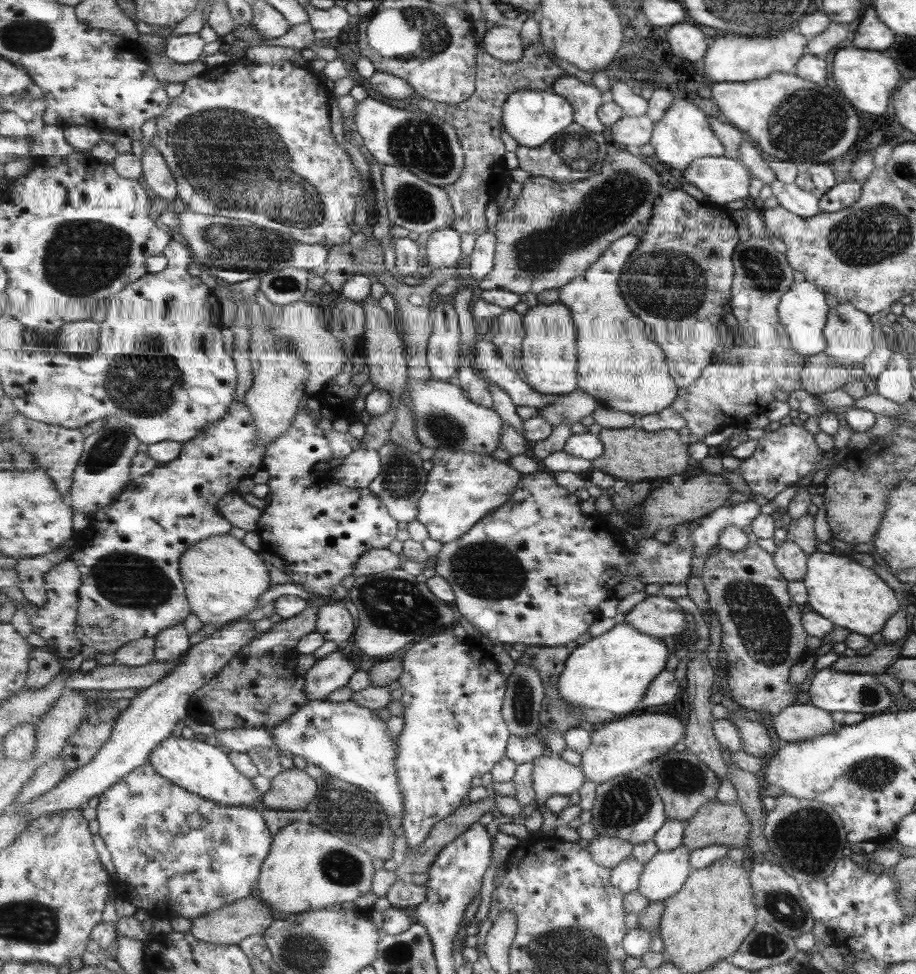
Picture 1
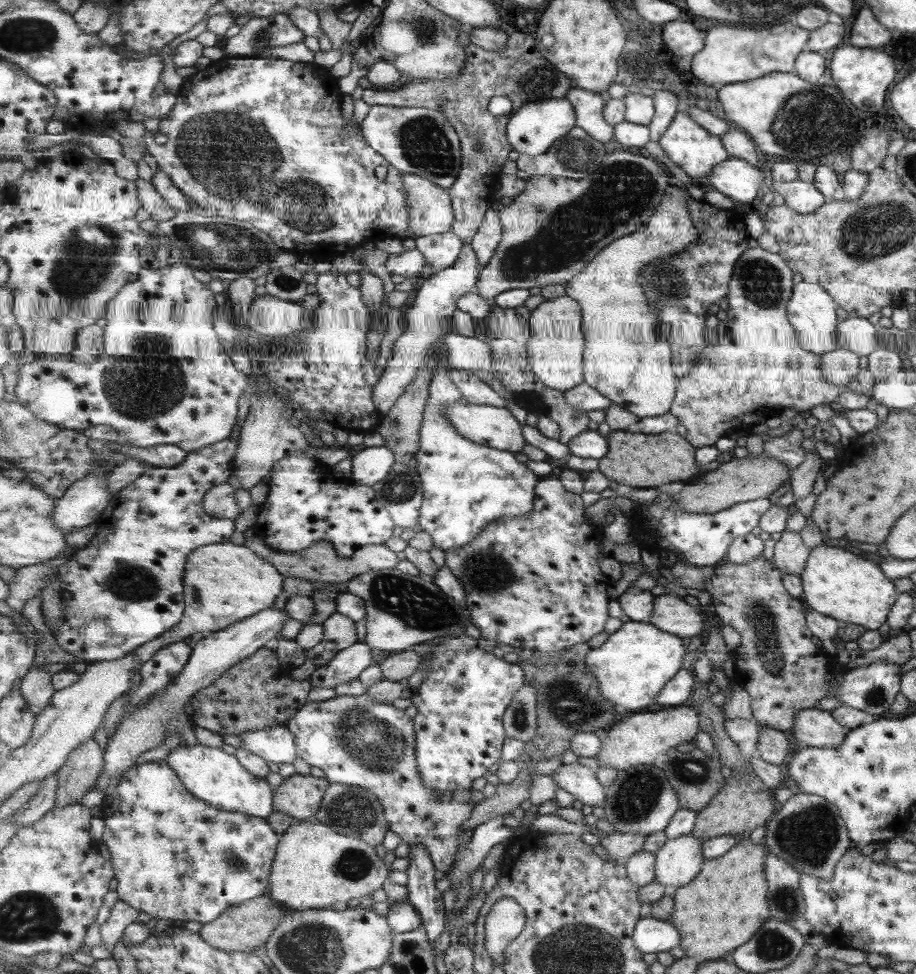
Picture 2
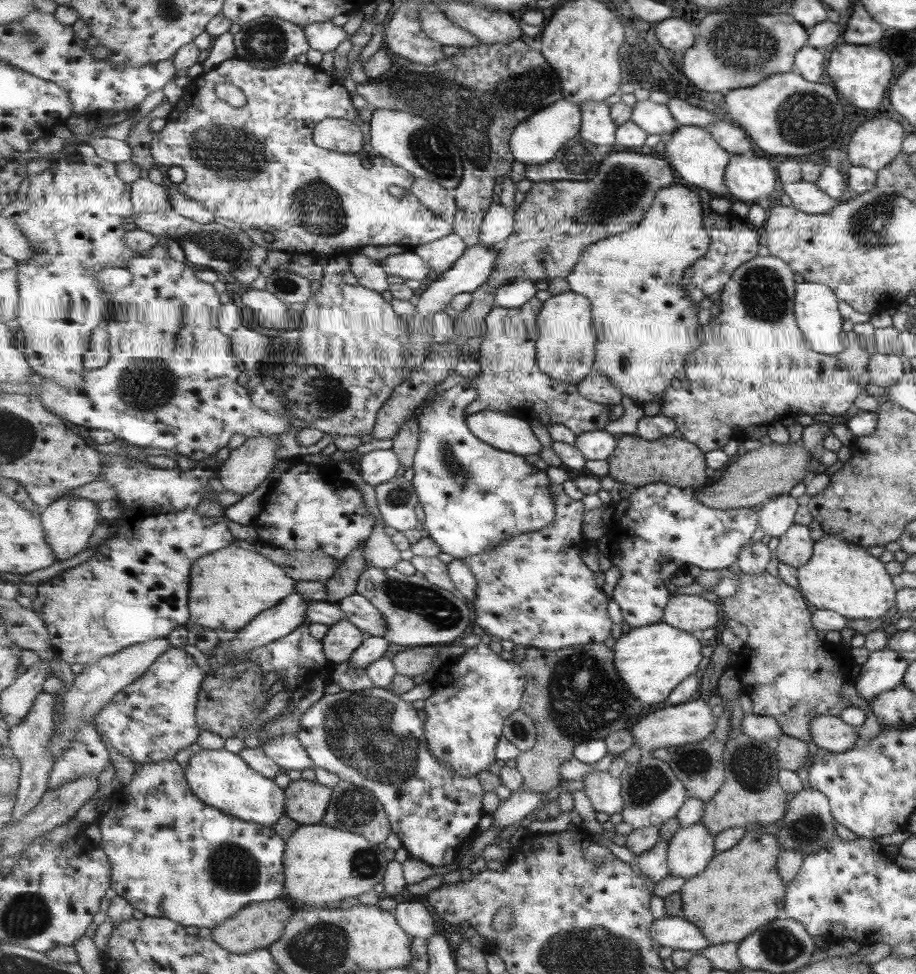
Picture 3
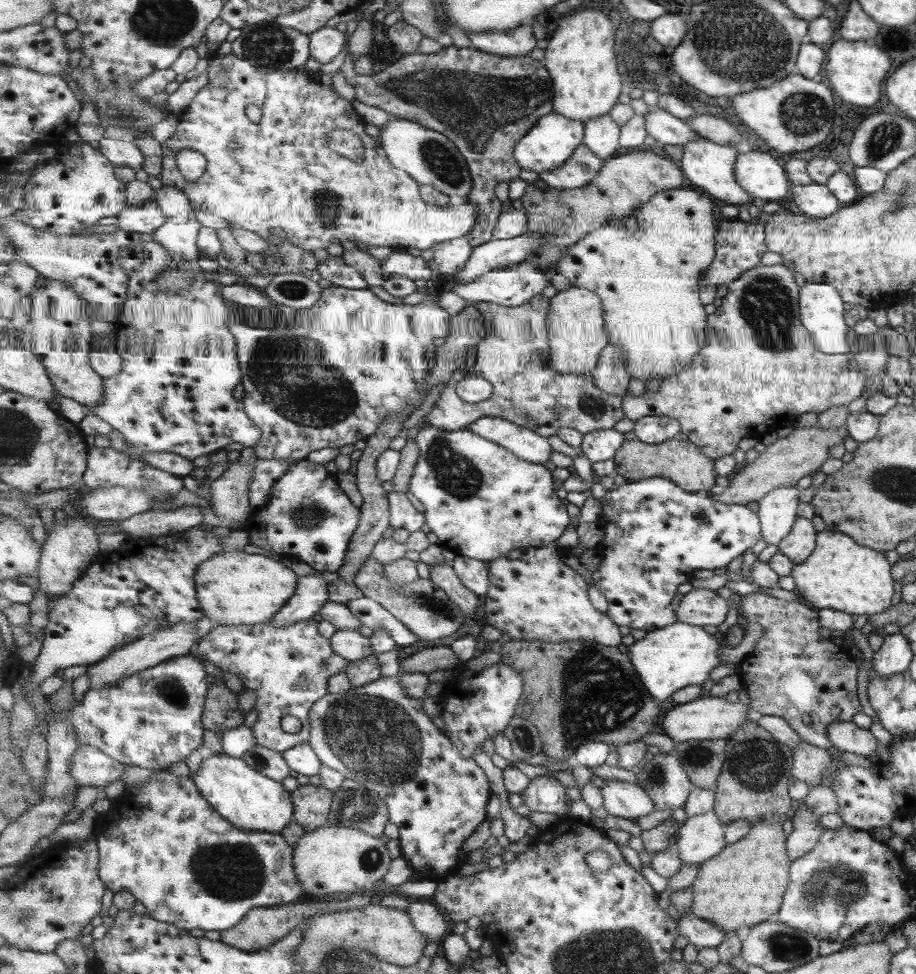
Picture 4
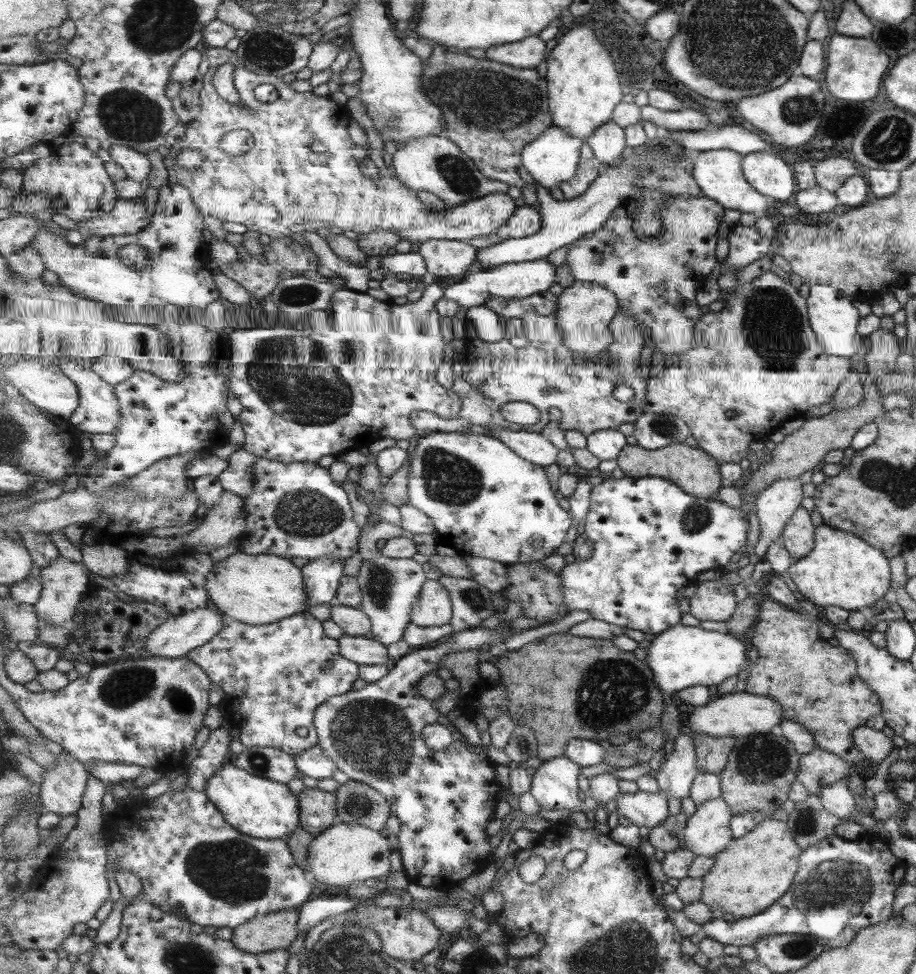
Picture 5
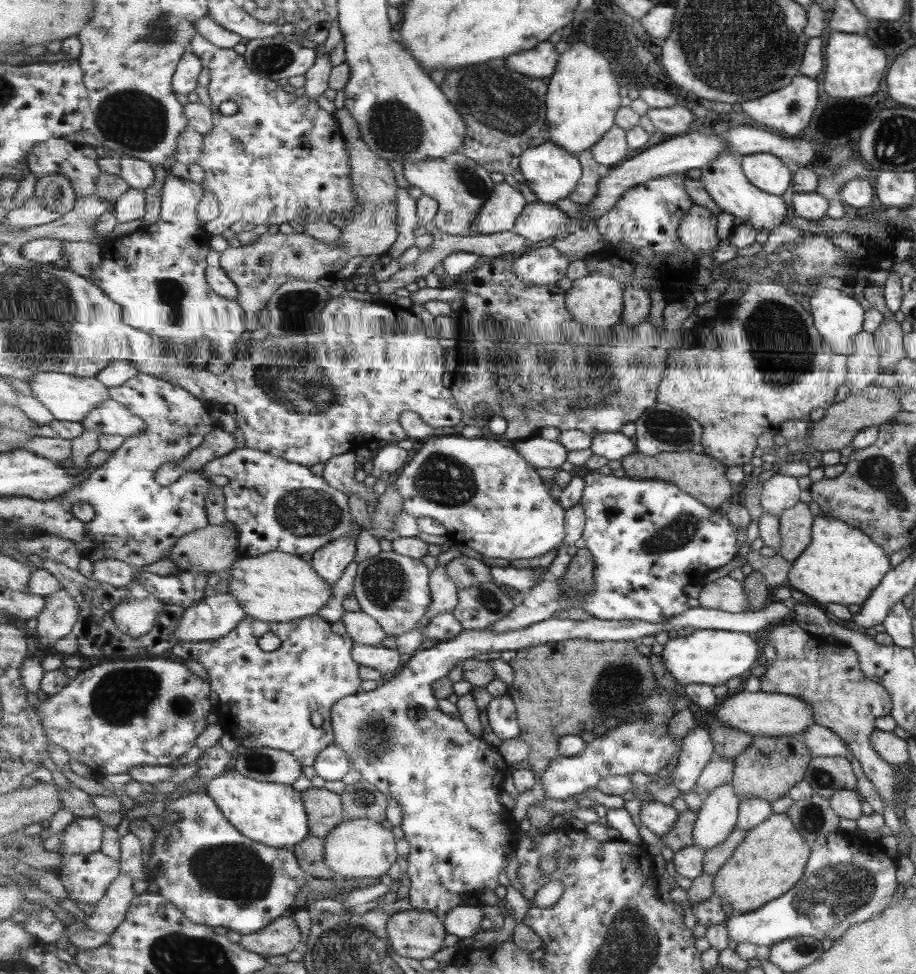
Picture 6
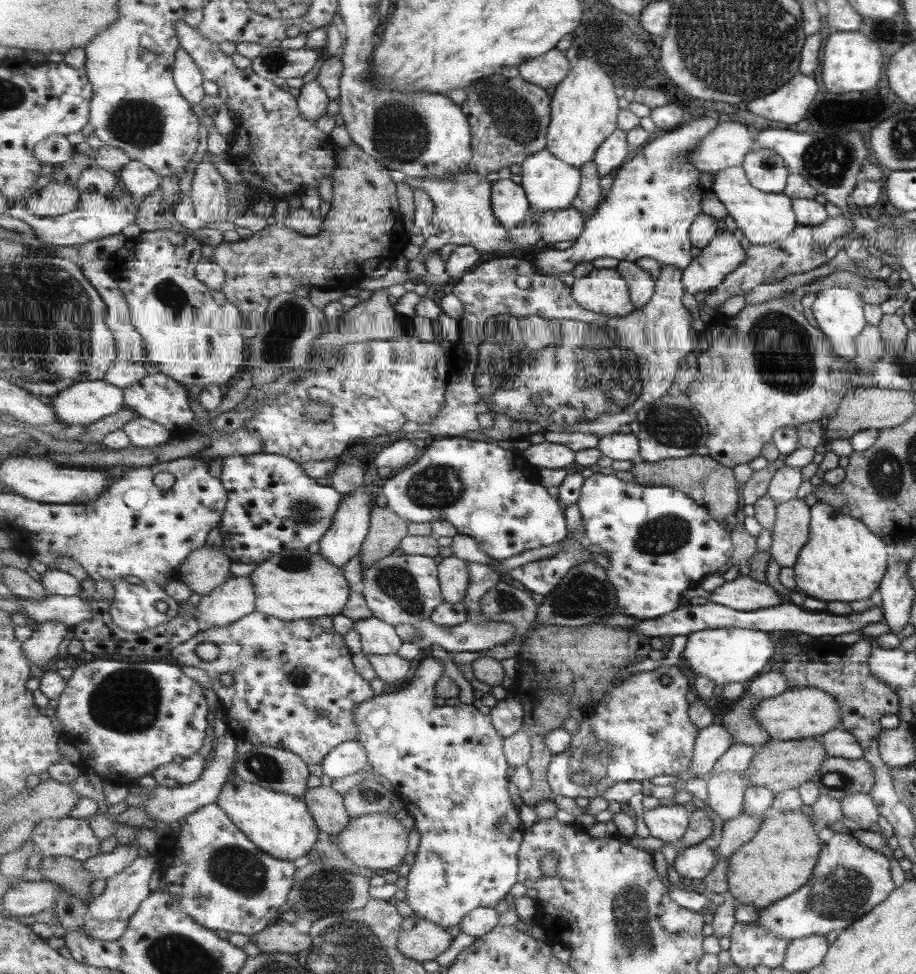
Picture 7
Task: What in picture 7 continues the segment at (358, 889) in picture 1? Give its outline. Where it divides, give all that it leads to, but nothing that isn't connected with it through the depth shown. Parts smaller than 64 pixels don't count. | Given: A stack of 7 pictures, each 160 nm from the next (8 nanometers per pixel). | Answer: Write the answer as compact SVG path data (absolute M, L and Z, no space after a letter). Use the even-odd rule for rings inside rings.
M389 812L367 814L353 819L349 826L337 835L337 839L340 850L349 862L381 873L387 871L398 873L399 868L404 864L403 858L409 852L407 834L405 828L397 822L397 818Z

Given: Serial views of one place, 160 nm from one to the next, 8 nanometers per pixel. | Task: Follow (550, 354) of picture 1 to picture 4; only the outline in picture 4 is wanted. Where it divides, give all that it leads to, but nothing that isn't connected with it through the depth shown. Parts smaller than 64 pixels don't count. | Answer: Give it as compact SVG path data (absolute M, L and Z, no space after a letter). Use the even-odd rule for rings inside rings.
M585 288L559 291L551 299L546 321L551 340L551 362L557 372L585 375L598 367L601 353L611 342L604 317L603 301L595 292Z

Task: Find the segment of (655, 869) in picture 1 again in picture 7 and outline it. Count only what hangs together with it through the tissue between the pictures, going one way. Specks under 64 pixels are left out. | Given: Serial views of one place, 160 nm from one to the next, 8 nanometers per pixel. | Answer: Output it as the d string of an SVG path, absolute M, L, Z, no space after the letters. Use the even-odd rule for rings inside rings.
M725 772L708 777L709 808L725 823L738 818L744 812L746 787L743 774Z

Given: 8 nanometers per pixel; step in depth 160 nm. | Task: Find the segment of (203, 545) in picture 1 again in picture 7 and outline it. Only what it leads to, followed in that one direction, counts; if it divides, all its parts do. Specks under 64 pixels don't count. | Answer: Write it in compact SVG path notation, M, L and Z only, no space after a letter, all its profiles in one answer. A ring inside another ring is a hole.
M307 549L284 551L271 557L269 560L258 563L255 570L250 574L250 580L254 584L256 610L281 620L315 619L325 616L333 617L333 614L339 615L343 607L346 606L351 594L349 582L345 580L341 568L331 564L321 555L321 552L311 554Z

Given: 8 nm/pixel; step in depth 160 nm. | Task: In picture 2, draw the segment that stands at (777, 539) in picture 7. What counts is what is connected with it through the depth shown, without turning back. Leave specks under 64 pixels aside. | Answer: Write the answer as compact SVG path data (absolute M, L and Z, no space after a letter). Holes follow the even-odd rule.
M785 529L783 530L781 537L777 540L777 542L775 542L772 560L767 560L767 558L760 556L747 564L737 564L725 561L722 564L717 565L715 567L715 572L711 575L711 578L706 580L706 591L712 596L711 602L714 605L715 612L720 617L721 624L728 624L729 626L732 626L741 636L740 643L733 651L733 662L735 663L737 680L742 684L744 690L750 695L753 720L757 721L762 726L772 728L776 731L783 731L787 734L789 733L790 728L793 727L794 714L797 711L802 711L804 708L813 708L813 704L815 704L819 698L823 698L823 694L825 694L825 682L823 682L823 678L826 678L826 674L830 670L829 660L823 660L823 656L814 655L817 654L817 650L819 650L819 648L817 648L817 646L815 646L815 644L811 641L813 636L810 629L806 627L806 620L803 620L803 614L805 614L803 604L799 602L799 599L789 596L782 585L783 573L793 574L798 577L802 574L802 571L806 566L805 560L807 560L809 555L810 550L805 548L803 540L800 539L798 533L794 531L787 531Z

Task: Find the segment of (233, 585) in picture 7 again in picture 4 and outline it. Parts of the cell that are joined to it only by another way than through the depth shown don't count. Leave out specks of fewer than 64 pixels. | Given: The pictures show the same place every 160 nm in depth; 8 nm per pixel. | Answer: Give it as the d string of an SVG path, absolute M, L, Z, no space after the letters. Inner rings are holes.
M195 621L191 624L176 624L169 625L167 628L162 627L157 632L146 634L143 638L137 639L137 642L117 648L105 659L97 664L90 665L87 668L86 674L90 678L90 690L103 688L104 686L114 686L119 680L129 678L142 670L153 668L163 661L169 660L170 657L189 655L189 650L193 649L195 643Z

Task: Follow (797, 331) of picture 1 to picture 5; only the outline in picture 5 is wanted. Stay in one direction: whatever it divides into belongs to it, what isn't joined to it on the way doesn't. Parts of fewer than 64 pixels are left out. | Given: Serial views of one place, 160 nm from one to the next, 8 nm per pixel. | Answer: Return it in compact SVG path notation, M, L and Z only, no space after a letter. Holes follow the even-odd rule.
M815 285L809 287L807 296L807 309L810 310L811 329L823 352L830 356L848 358L855 352L853 336L855 336L855 324L860 319L857 310L851 306L847 298L843 298L839 291L828 285Z

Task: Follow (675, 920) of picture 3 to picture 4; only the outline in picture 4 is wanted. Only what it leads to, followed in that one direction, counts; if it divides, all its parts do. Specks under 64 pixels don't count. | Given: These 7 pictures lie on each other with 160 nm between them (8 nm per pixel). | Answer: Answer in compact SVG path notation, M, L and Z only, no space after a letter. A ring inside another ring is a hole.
M695 913L682 915L677 920L677 930L681 936L685 936L689 943L697 948L717 948L729 932L725 932L716 924L697 916Z

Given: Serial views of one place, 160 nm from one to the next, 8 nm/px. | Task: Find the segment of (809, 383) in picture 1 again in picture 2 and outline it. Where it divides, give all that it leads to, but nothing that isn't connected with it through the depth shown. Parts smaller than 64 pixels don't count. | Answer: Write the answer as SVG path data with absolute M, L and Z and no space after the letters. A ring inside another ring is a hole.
M840 347L819 355L822 379L835 386L846 386L859 372L859 357Z

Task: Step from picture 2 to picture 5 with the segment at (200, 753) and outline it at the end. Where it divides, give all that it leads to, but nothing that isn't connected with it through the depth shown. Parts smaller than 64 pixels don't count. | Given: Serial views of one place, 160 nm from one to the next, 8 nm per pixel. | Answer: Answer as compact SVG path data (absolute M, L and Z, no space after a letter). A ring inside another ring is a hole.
M231 761L221 768L209 780L205 791L217 809L225 816L227 822L233 828L239 829L243 834L259 837L260 839L287 839L295 832L297 827L301 827L301 810L299 805L298 795L291 791L287 784L280 784L273 780L268 780L261 776L253 776L253 774L238 768L234 761Z

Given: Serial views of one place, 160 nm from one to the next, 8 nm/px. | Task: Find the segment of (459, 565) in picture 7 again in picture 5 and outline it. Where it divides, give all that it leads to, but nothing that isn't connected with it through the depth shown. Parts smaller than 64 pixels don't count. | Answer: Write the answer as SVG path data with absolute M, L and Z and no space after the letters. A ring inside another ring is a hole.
M427 579L419 598L413 603L411 620L425 628L443 626L454 618L454 604L450 592L437 580Z

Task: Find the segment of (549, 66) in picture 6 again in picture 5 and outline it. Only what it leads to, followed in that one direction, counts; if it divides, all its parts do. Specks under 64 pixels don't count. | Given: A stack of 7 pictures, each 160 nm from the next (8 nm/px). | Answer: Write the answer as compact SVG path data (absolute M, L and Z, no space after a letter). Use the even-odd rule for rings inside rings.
M529 36L517 42L490 46L485 50L486 57L515 68L537 68L539 62L548 60L547 44L539 36Z

